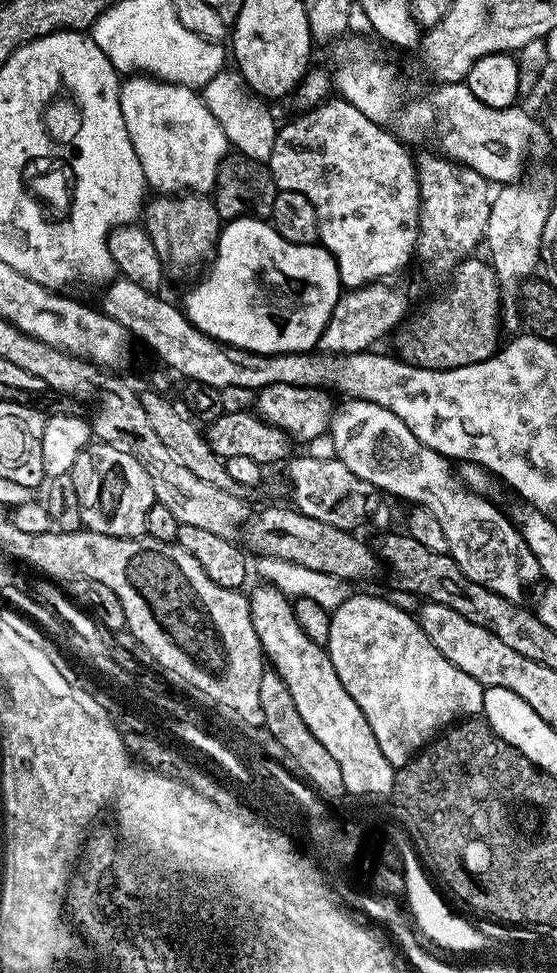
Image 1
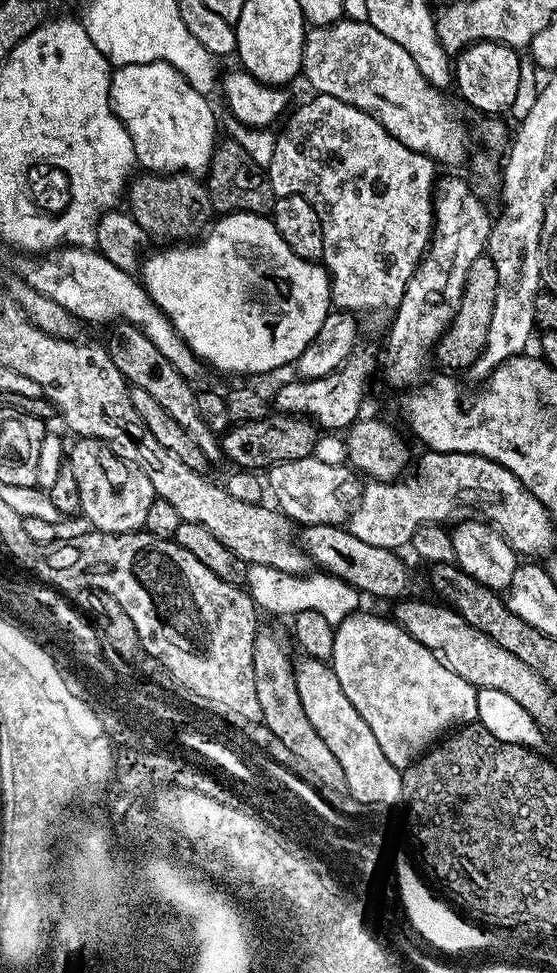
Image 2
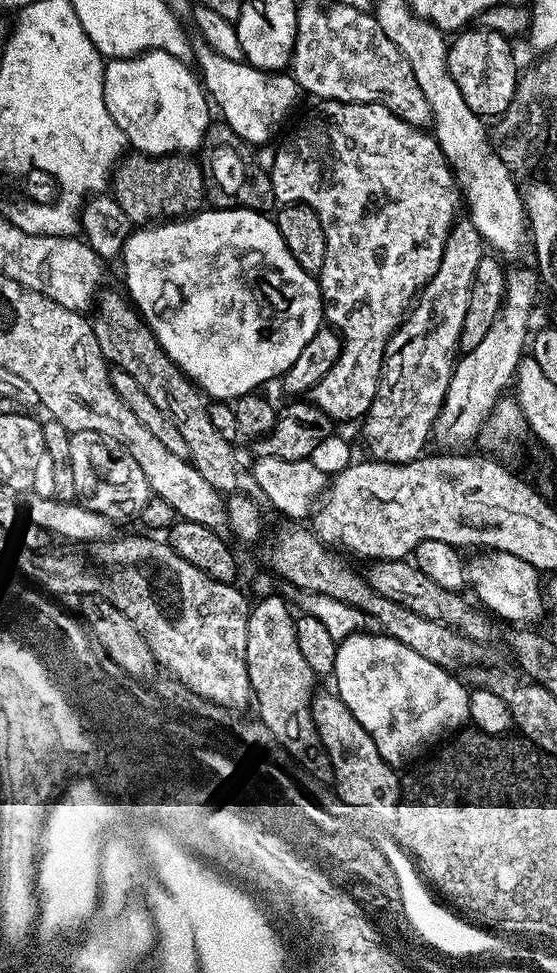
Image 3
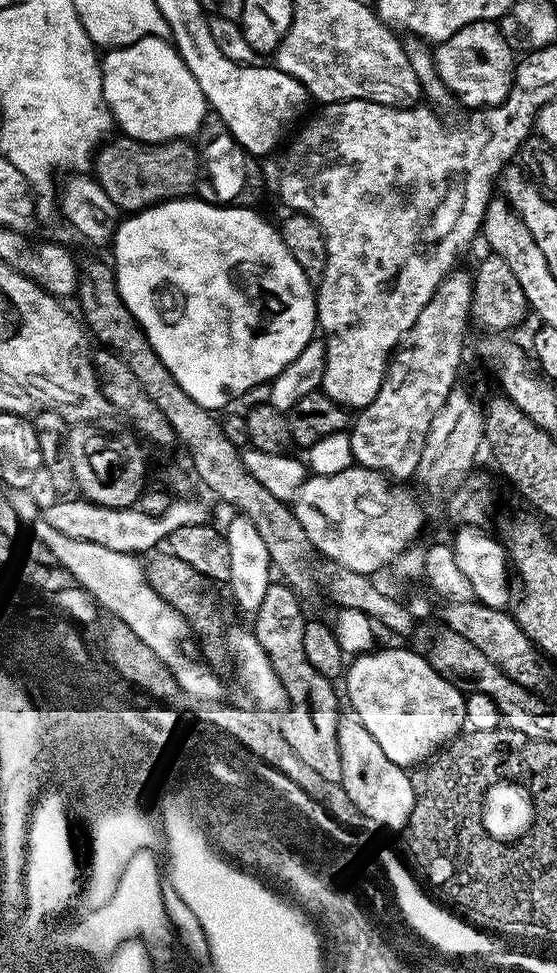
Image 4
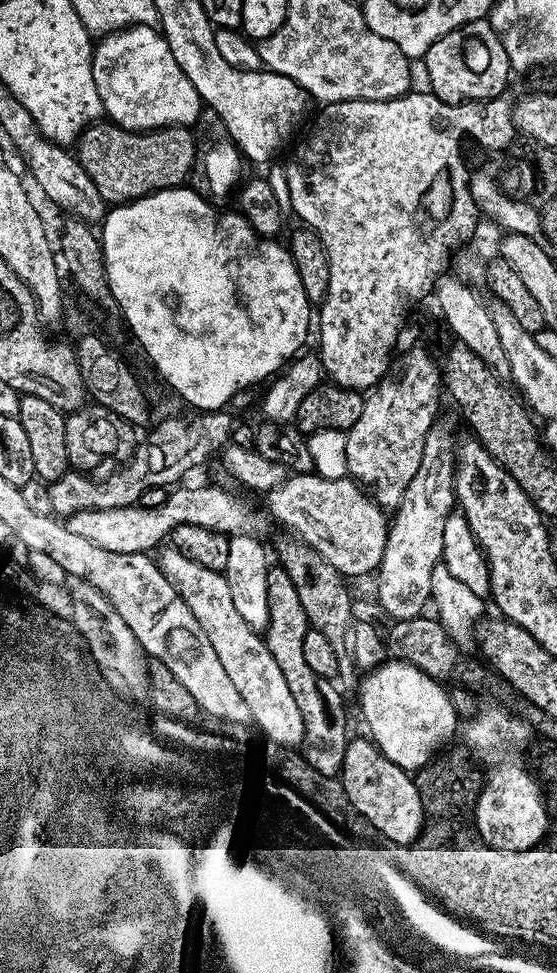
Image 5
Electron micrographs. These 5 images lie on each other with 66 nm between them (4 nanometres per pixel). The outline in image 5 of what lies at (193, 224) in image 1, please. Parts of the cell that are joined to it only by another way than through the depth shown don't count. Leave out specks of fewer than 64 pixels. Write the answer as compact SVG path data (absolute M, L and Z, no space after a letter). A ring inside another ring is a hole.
M111 122L89 124L78 141L80 165L98 186L105 205L128 204L167 188L179 188L189 179L198 160L198 144L188 126L131 132Z

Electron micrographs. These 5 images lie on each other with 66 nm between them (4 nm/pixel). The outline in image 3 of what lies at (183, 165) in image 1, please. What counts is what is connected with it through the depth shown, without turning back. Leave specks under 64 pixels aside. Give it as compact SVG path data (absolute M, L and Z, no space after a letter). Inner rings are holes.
M142 52L139 56L128 56L124 60L109 59L104 65L104 101L110 118L124 131L125 141L135 151L145 156L170 156L192 154L203 145L204 135L210 123L206 95L197 73L183 60L165 52Z

